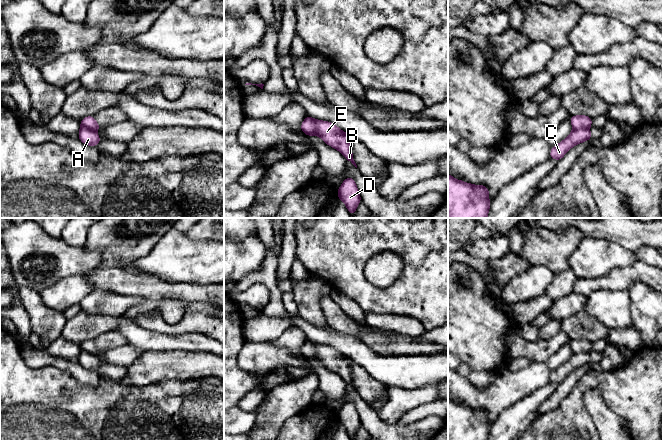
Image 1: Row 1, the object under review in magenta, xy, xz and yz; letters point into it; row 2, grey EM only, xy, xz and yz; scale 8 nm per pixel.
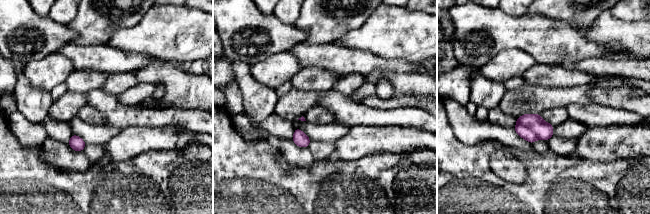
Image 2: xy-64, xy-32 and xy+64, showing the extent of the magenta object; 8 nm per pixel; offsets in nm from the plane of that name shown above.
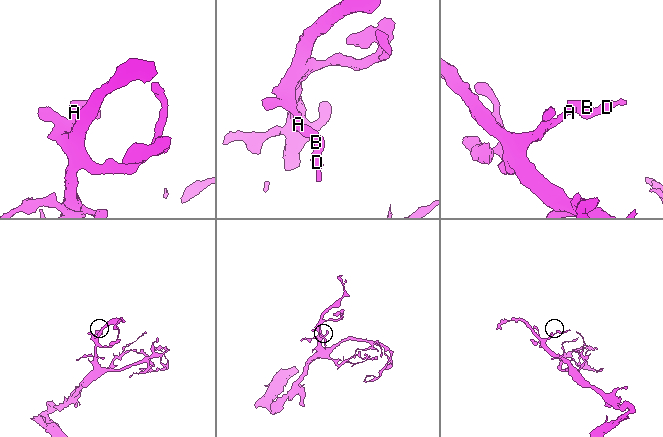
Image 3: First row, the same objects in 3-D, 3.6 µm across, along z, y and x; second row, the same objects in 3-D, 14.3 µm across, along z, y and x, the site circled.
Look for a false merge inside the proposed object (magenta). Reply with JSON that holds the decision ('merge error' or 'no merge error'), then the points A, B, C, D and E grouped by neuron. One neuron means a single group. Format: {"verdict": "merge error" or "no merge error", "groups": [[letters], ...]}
{"verdict": "merge error", "groups": [["A", "C"], ["B", "D", "E"]]}

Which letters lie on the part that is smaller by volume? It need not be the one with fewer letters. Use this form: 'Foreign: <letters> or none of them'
Foreign: B, D, E

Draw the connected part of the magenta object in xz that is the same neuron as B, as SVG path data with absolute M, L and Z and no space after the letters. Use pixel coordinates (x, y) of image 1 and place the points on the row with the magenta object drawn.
M315 119L315 124L318 131L317 136L323 139L327 145L341 152L345 156L346 160L350 161L357 168L352 155L349 135L328 121Z

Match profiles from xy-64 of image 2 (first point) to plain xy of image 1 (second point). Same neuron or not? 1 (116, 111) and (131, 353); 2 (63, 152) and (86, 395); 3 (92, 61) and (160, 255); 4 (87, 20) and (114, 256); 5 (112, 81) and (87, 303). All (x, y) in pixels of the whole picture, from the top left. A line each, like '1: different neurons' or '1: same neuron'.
1: different neurons
2: different neurons
3: different neurons
4: same neuron
5: different neurons

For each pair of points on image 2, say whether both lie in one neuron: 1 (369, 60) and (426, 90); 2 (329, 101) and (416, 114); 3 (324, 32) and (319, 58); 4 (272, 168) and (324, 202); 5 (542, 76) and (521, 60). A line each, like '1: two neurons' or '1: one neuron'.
1: two neurons
2: one neuron
3: two neurons
4: one neuron
5: two neurons

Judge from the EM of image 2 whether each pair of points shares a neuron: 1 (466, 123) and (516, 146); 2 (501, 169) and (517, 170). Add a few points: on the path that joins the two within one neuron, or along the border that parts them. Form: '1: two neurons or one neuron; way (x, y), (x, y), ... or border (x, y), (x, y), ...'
1: one neuron; way (478, 131), (490, 131), (504, 135)
2: one neuron; way (505, 169), (513, 170)

